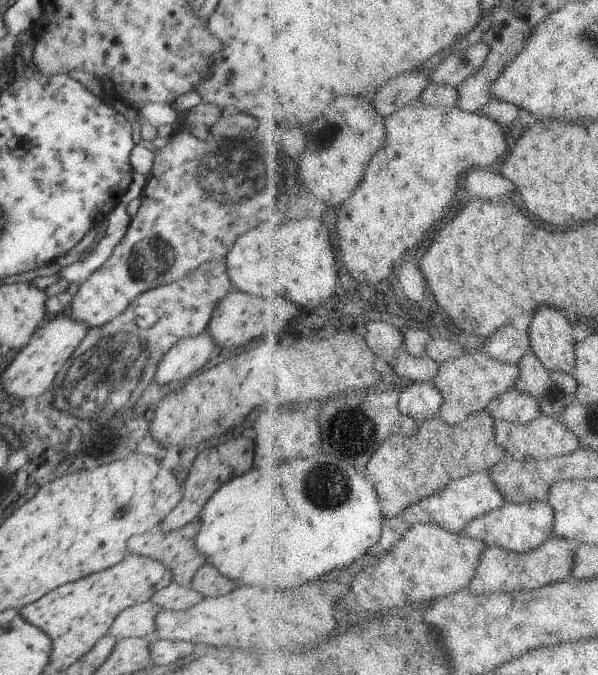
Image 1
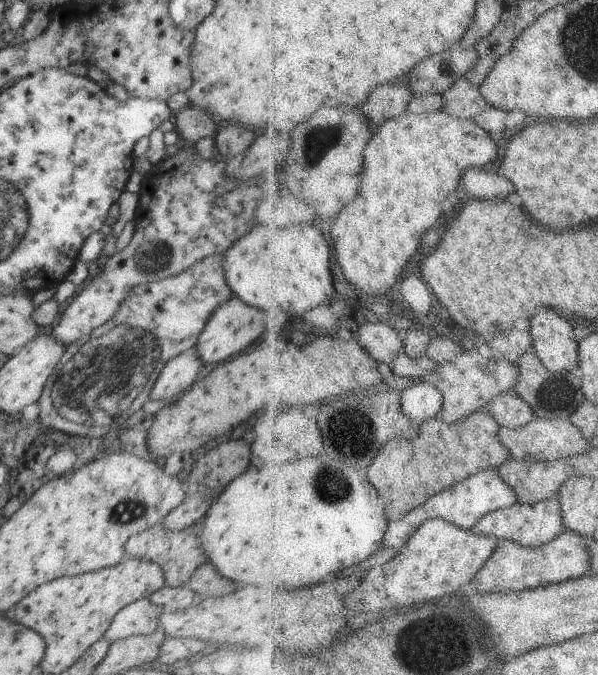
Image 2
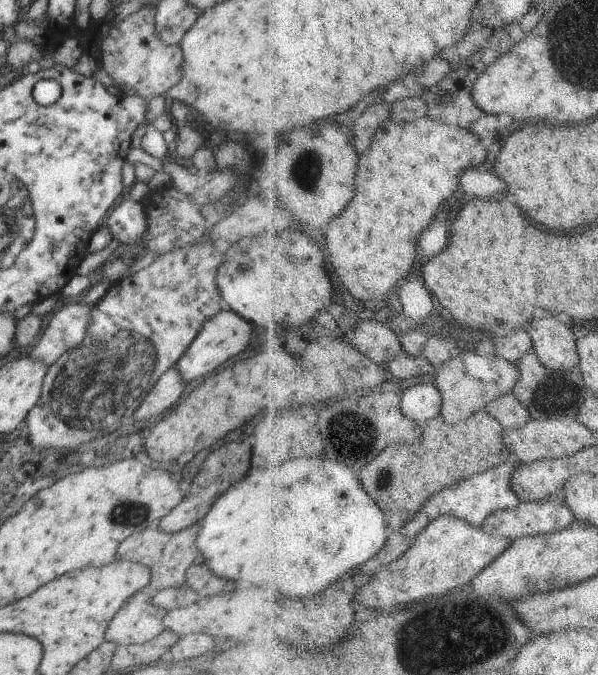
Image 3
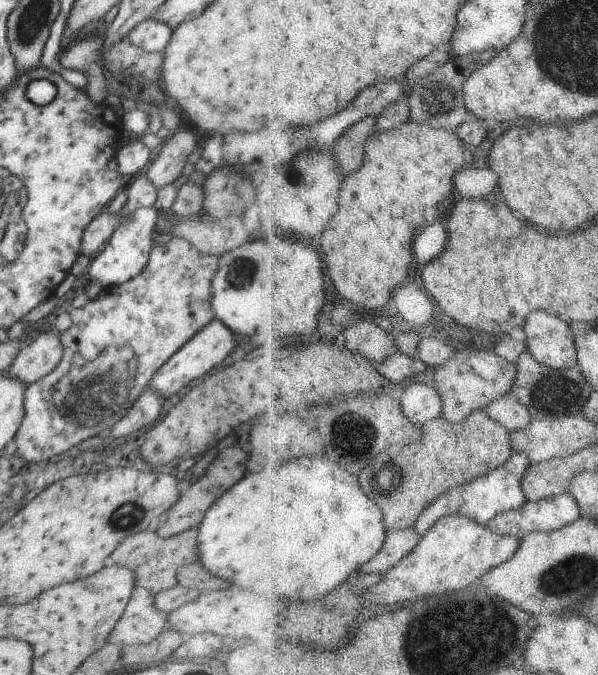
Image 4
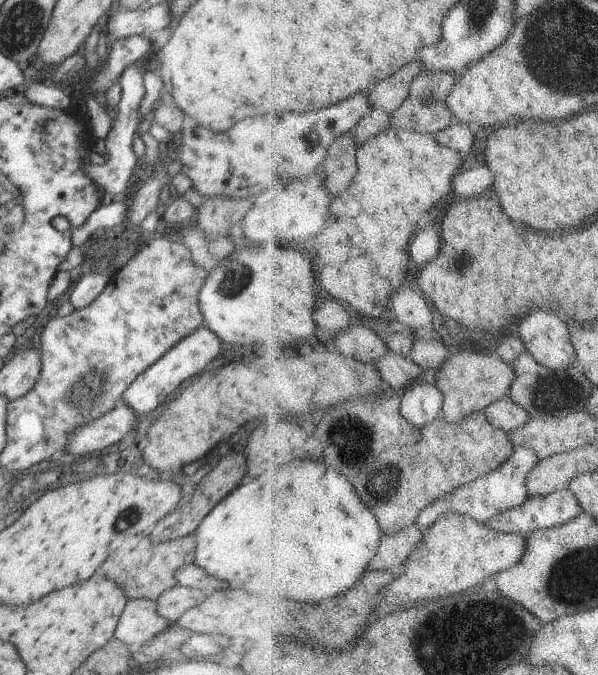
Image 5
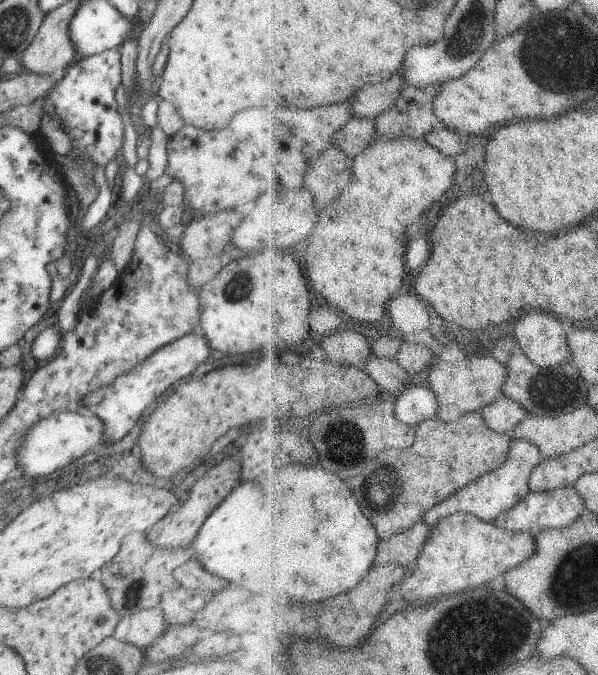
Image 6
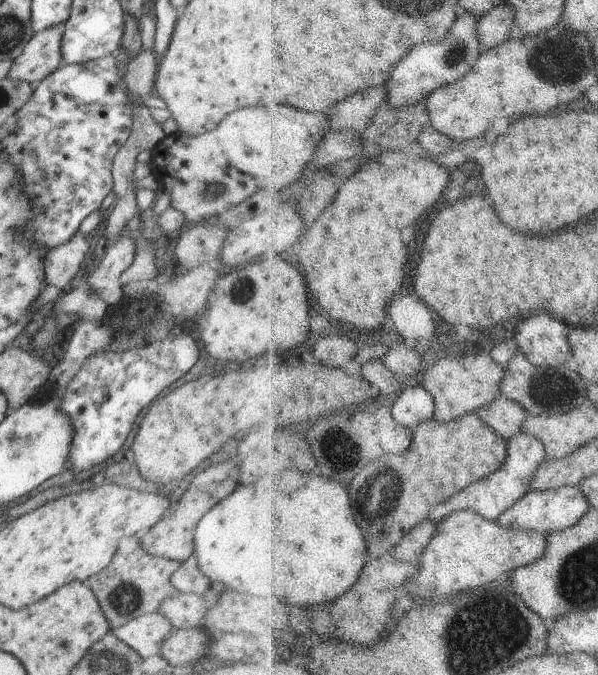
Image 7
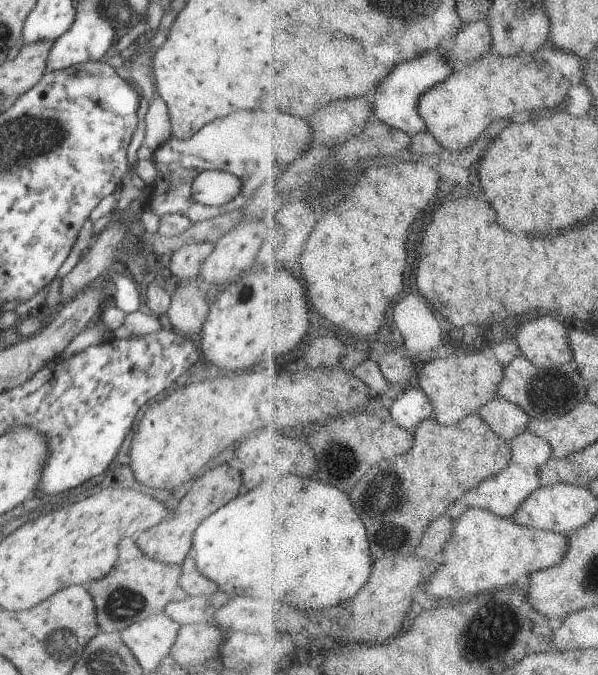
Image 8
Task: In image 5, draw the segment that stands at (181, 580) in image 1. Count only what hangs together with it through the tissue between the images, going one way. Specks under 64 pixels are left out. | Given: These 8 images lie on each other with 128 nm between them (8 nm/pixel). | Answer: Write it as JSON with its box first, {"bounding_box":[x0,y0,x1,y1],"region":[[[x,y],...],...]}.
{"bounding_box":[102,534,196,600],"region":[[[188,534],[174,540],[174,542],[164,542],[164,544],[152,544],[148,536],[132,536],[128,538],[120,550],[110,554],[110,558],[102,564],[104,576],[114,580],[128,598],[148,598],[156,600],[164,590],[174,588],[176,582],[176,570],[184,564],[194,562],[196,556],[196,537],[194,534]]]}

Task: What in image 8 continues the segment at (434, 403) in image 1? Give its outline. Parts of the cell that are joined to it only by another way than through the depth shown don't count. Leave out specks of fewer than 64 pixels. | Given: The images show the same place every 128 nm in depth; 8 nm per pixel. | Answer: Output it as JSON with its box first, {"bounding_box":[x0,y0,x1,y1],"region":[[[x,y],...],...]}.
{"bounding_box":[391,386,435,432],"region":[[[414,386],[394,400],[391,414],[403,428],[416,432],[424,422],[435,419],[435,405],[421,387]]]}

